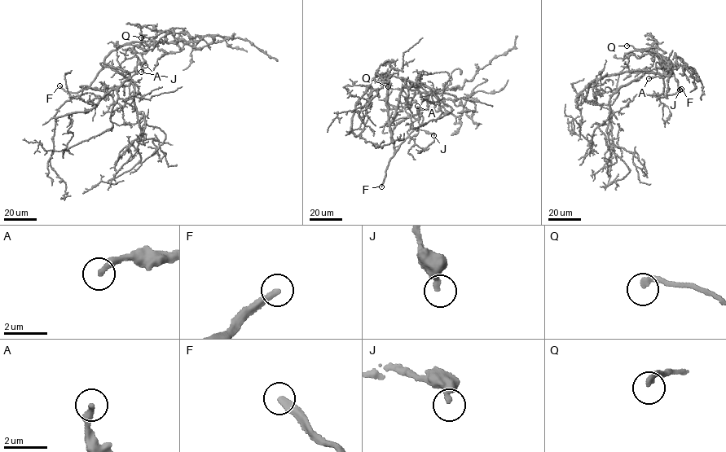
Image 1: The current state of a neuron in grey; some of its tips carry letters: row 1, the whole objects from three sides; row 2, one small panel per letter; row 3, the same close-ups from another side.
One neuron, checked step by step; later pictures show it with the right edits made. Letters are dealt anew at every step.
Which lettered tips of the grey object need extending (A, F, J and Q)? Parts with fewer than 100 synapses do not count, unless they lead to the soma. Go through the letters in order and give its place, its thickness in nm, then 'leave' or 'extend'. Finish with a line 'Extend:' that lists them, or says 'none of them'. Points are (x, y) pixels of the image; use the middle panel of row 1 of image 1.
A: (417, 106) | 300 nm | leave
F: (381, 186) | 340 nm | extend
J: (433, 135) | 200 nm | leave
Q: (388, 86) | 260 nm | leave
Extend: F

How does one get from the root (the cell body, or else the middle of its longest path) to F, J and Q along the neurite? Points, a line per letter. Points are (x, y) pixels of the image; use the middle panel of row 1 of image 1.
F: (389, 117), (395, 151), (386, 168), (381, 186)
J: (389, 117), (393, 142), (397, 124), (416, 115), (418, 107), (420, 117), (411, 129), (433, 135)
Q: (389, 117), (393, 142), (391, 138), (397, 124), (420, 110), (437, 111), (439, 102), (435, 95), (388, 86)

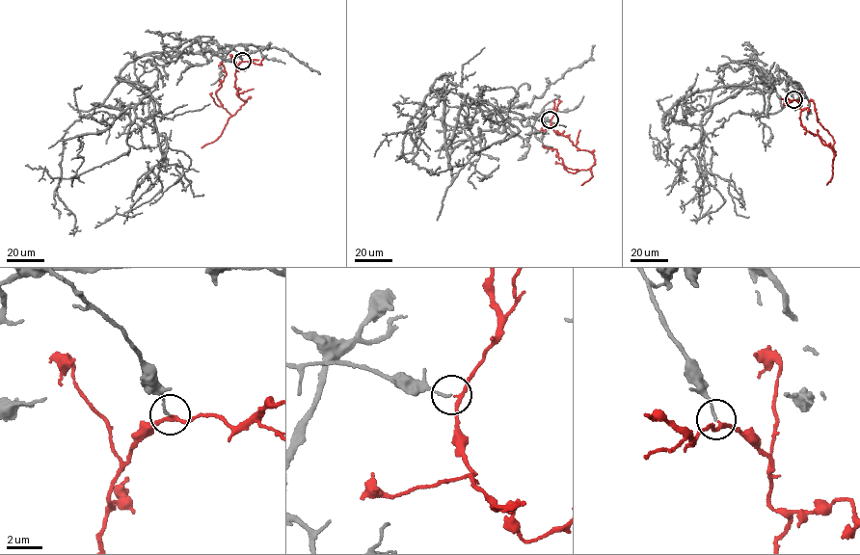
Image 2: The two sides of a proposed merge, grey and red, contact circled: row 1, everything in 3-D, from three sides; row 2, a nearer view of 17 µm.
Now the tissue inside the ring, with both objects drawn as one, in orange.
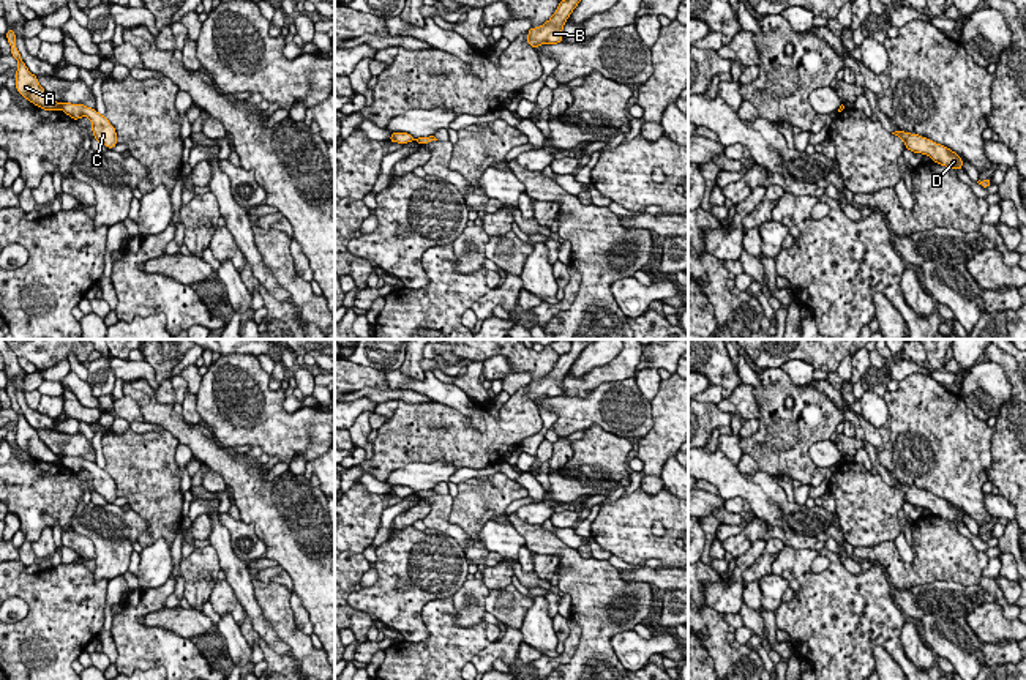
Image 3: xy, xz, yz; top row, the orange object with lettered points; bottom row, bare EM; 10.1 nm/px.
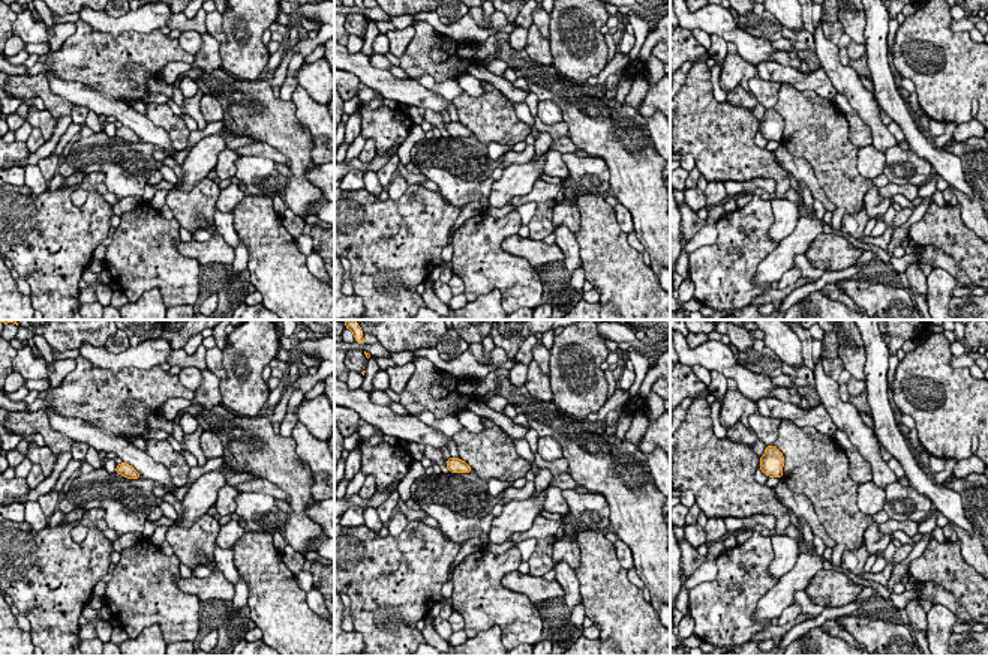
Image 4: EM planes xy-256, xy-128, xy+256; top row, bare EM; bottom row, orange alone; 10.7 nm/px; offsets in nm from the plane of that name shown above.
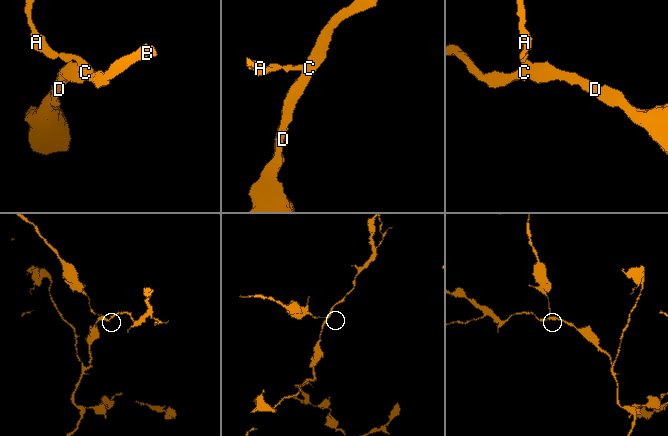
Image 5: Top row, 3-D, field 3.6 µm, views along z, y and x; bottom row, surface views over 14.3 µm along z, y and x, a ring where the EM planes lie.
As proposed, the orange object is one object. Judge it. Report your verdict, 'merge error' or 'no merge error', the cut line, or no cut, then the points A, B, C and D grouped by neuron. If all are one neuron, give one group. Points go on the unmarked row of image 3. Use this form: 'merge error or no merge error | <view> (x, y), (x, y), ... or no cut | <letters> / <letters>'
merge error | xy (62, 458), (59, 461) | A / B C D

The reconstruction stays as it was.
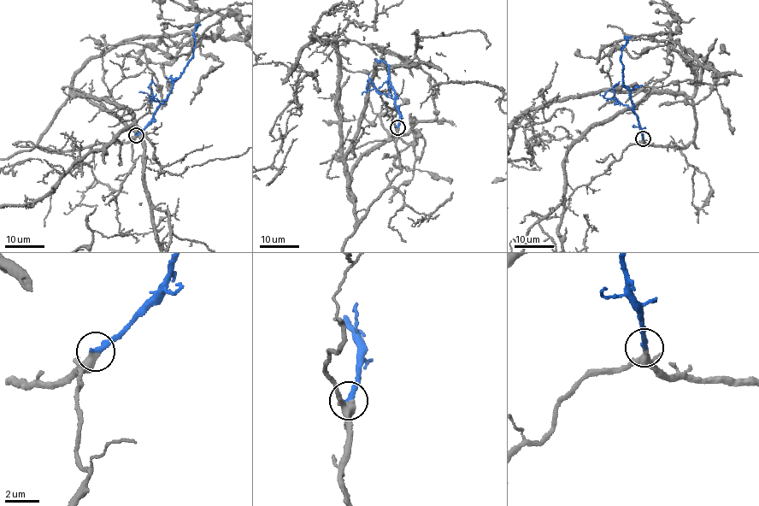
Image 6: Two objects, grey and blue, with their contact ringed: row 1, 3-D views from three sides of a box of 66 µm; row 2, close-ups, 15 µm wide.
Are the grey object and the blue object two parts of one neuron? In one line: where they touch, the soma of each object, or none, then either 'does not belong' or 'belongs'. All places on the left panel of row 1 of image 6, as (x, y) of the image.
(136, 135) | grey none | blue none | belongs

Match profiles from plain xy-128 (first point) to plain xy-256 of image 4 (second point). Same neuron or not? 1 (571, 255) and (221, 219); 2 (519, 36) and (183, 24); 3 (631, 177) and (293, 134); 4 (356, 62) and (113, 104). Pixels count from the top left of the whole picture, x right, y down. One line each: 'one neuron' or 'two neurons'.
1: one neuron
2: two neurons
3: one neuron
4: one neuron

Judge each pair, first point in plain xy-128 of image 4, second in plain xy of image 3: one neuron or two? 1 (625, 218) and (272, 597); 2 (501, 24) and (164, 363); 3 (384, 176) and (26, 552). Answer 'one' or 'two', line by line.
1: two
2: two
3: two

